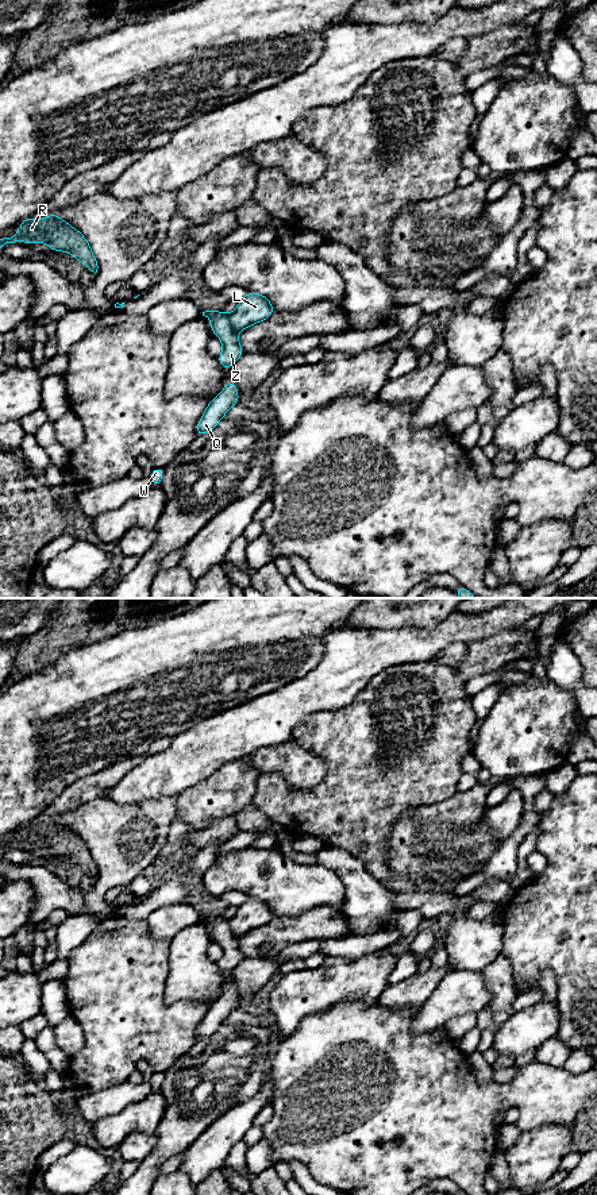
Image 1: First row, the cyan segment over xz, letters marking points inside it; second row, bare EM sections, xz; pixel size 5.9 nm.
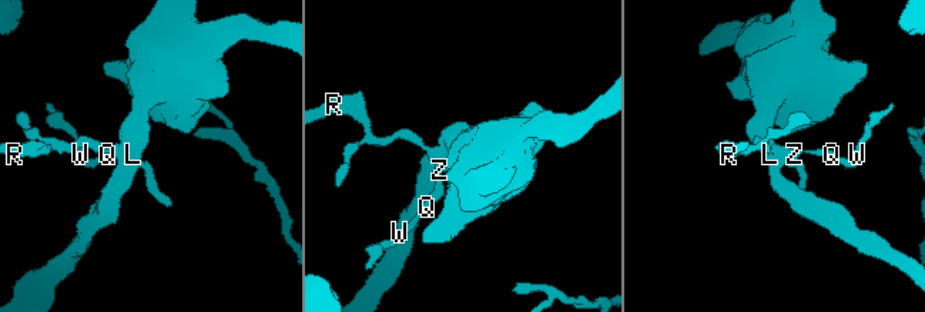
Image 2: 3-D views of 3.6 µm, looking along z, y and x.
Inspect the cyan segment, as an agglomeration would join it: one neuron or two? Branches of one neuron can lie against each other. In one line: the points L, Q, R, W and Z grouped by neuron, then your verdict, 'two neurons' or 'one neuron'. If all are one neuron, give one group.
L / Q R W Z; two neurons

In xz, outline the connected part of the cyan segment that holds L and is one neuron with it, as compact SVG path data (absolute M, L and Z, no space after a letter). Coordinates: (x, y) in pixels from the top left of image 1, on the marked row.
M246 292L236 309L230 313L230 323L235 332L269 319L274 313L270 300L258 292Z

